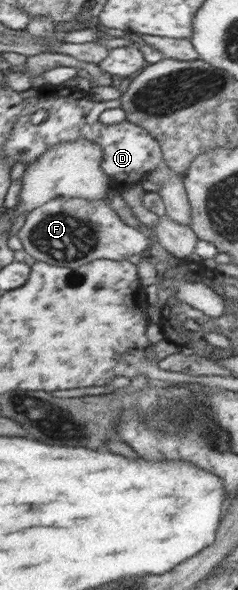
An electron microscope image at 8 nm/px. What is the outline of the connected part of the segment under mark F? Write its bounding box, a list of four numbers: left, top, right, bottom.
[16,188,153,267]

